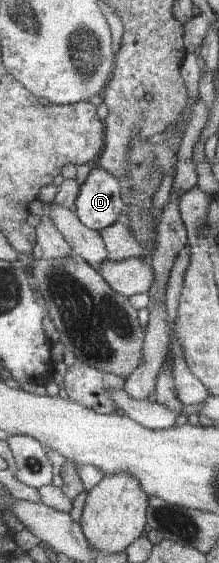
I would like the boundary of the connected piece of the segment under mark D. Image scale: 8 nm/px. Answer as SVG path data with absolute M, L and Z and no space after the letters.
M93 168L81 185L77 199L77 214L81 222L95 230L109 228L122 221L123 209L127 210L121 179L105 168Z

